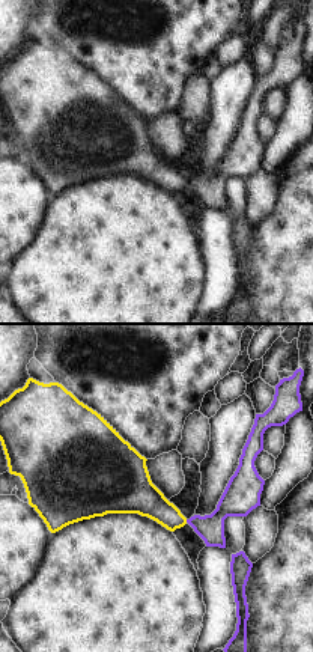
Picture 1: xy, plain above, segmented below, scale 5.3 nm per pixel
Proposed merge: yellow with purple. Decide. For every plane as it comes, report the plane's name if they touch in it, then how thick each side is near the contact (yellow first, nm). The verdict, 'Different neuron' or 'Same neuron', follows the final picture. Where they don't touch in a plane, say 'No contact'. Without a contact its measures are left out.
No contact.

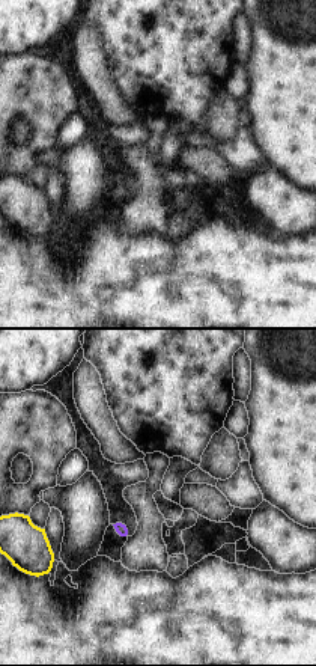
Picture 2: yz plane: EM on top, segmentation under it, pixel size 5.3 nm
No contact.

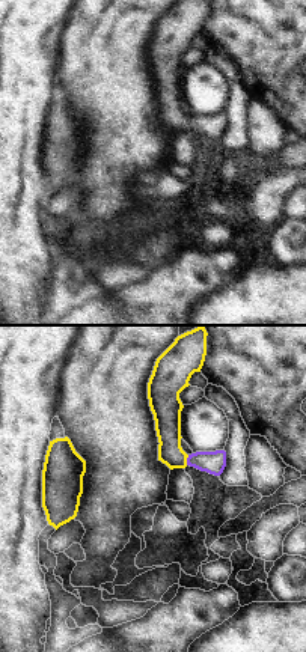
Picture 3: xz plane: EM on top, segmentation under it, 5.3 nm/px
Touches yellow in xz. Thickness 140 nm (yellow) against 120 nm.

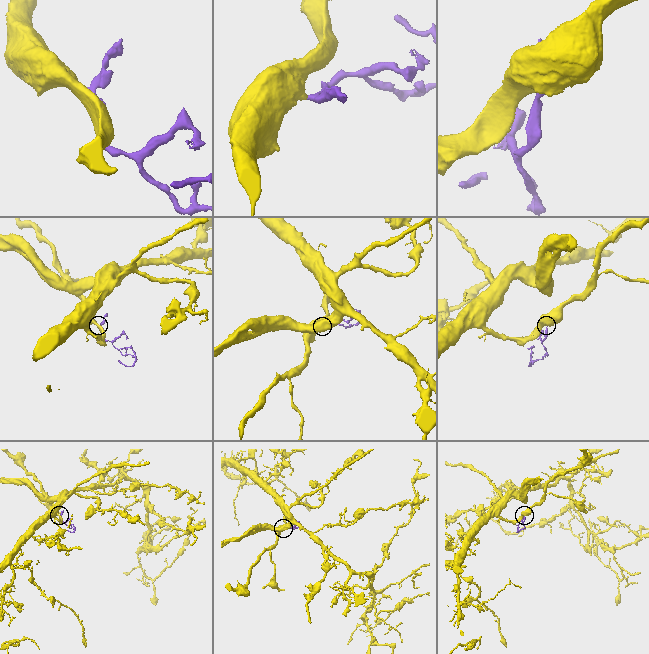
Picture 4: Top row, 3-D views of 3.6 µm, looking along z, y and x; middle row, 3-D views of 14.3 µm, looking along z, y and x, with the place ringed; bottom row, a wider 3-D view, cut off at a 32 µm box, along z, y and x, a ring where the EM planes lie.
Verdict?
Same neuron.

